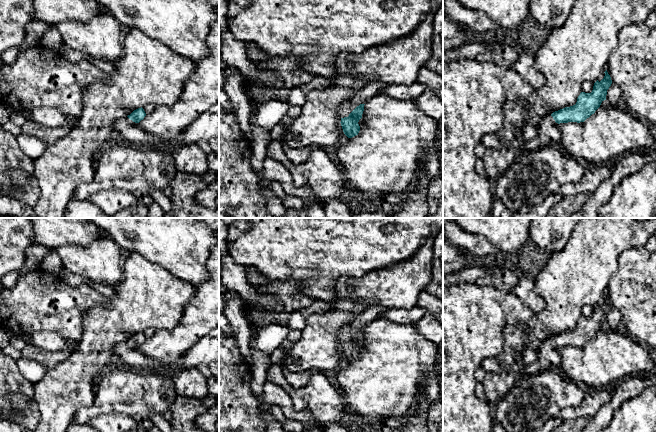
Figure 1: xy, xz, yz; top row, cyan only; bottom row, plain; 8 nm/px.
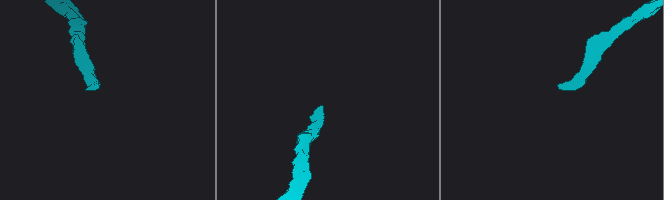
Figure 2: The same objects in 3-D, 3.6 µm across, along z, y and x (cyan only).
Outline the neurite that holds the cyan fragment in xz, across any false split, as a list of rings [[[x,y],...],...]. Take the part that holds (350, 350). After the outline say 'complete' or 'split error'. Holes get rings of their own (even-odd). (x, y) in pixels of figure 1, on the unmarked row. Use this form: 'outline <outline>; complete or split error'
outline [[[372,304],[339,330],[340,347],[348,362],[358,359],[360,355],[358,346],[362,342],[364,329],[376,319],[381,318],[387,309],[388,307]]]; split error

